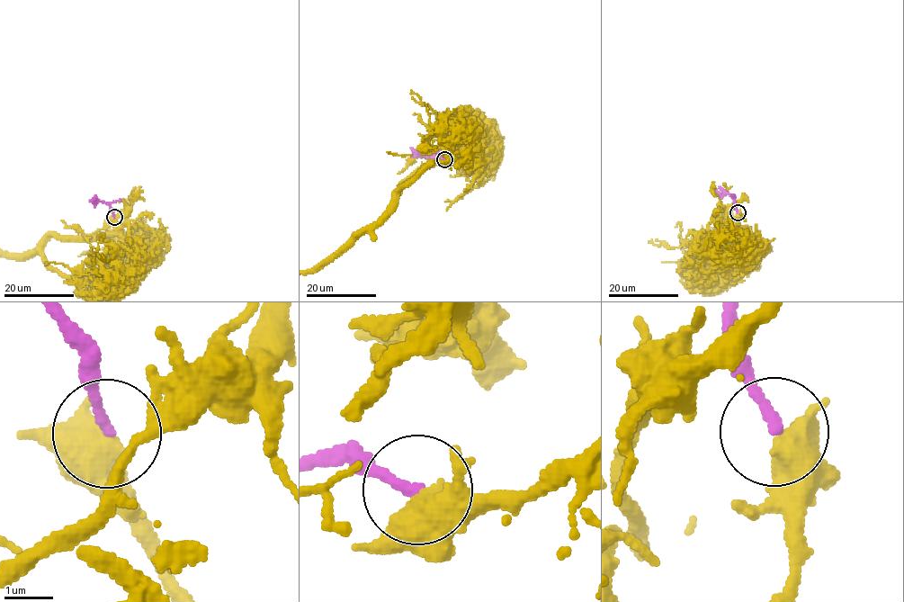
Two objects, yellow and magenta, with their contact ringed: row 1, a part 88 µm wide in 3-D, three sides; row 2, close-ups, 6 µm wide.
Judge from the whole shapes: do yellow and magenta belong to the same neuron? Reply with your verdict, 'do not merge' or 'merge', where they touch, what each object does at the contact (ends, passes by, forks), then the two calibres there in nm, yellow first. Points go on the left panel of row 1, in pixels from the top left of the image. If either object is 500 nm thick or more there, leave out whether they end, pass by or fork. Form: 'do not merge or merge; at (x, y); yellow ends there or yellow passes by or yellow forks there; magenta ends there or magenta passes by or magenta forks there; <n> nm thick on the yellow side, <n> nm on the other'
merge; at (114, 217); 550 nm thick on the yellow side, 200 nm on the other

